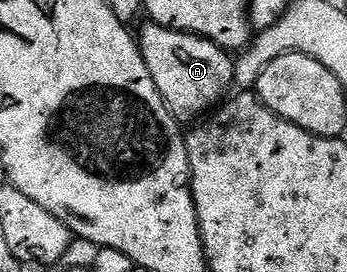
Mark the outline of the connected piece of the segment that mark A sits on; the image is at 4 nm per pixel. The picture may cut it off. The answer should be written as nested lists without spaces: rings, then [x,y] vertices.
[[[150,23],[144,25],[144,29],[137,33],[139,50],[145,59],[145,67],[149,67],[149,75],[153,75],[161,99],[167,104],[167,110],[180,123],[198,122],[232,92],[235,85],[232,54],[209,39],[192,33]]]

